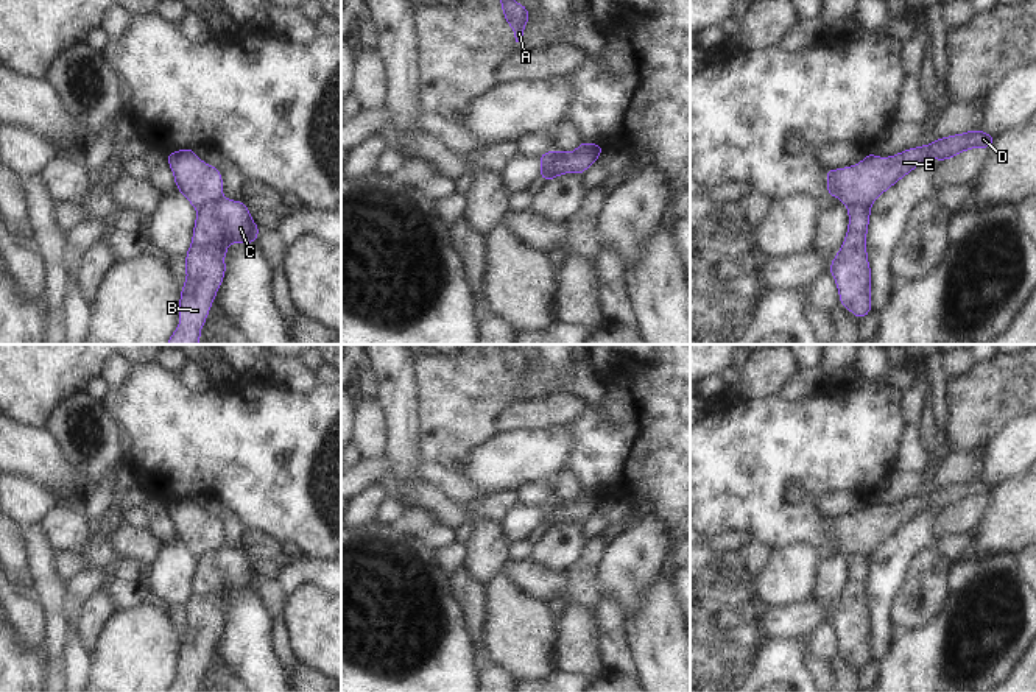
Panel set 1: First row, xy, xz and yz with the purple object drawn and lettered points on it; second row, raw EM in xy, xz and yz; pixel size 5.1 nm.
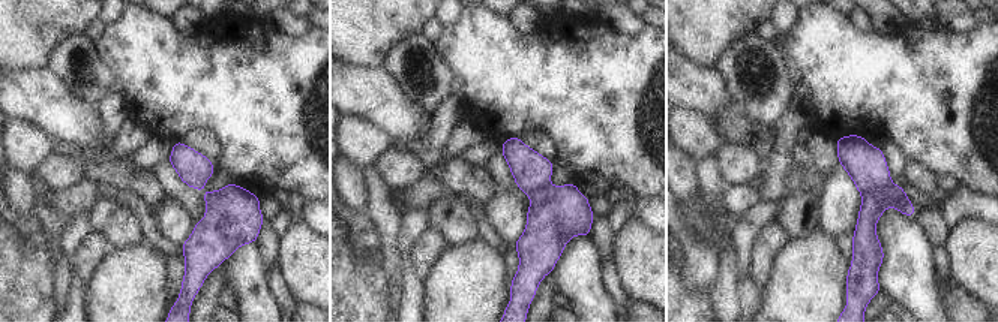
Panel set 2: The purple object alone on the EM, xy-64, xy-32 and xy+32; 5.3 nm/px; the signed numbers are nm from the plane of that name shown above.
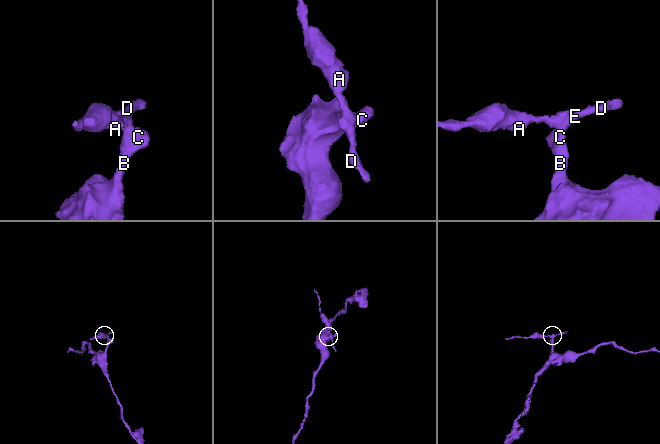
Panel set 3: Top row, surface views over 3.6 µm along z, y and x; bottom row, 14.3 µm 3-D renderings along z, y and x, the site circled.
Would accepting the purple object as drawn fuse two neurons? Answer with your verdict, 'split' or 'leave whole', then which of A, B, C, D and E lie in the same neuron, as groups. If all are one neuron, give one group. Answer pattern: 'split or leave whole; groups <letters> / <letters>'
split; groups A D E / B C

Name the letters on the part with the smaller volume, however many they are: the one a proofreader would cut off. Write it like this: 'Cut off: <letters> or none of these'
Cut off: A, D, E

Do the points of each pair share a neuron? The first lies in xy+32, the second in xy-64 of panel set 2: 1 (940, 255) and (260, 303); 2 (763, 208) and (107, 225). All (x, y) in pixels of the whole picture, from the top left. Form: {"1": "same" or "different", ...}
{"1": "different", "2": "different"}

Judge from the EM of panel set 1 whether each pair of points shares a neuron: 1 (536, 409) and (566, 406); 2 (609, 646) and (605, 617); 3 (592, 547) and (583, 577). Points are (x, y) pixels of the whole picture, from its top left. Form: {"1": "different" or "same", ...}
{"1": "same", "2": "same", "3": "same"}

